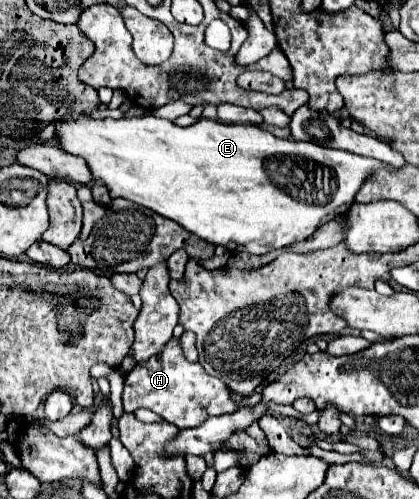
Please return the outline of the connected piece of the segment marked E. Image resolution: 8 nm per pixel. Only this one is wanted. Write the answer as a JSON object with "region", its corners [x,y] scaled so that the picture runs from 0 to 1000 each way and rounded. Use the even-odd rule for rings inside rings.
{"region":[[[196,228],[134,244],[134,261],[143,293],[167,309],[196,313],[224,357],[258,373],[267,397],[301,397],[358,417],[391,437],[425,445],[453,469],[468,469],[511,493],[535,493],[549,505],[635,509],[730,481],[773,445],[840,413],[850,385],[888,341],[940,341],[916,325],[850,313],[840,305],[773,297],[745,285],[673,281],[601,248],[530,248],[492,236],[449,257],[430,257],[406,240],[372,232],[220,240]]]}

